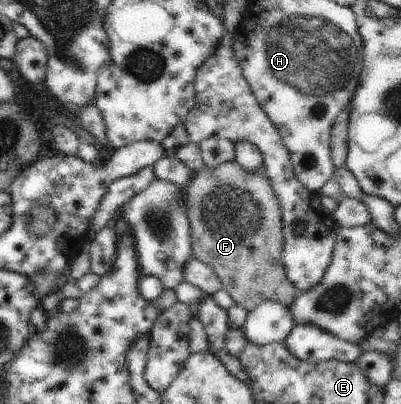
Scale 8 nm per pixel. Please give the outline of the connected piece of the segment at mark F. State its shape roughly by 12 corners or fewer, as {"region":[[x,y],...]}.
{"region":[[205,166],[184,190],[192,256],[248,313],[300,292],[262,171]]}

